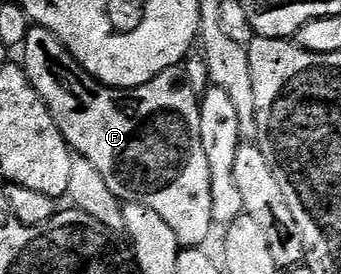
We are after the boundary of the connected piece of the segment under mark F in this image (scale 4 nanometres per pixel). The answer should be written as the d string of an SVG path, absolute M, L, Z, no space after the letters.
M32 25L25 36L21 53L23 70L33 88L37 88L41 100L45 100L57 128L63 133L63 139L78 157L97 167L113 196L123 202L140 202L153 208L153 212L157 212L157 216L173 228L173 236L177 236L180 247L202 247L215 222L217 199L211 191L209 159L201 145L201 98L187 83L186 73L179 66L170 66L137 88L118 90L116 86L98 82L92 74L85 72L56 34L36 25Z

